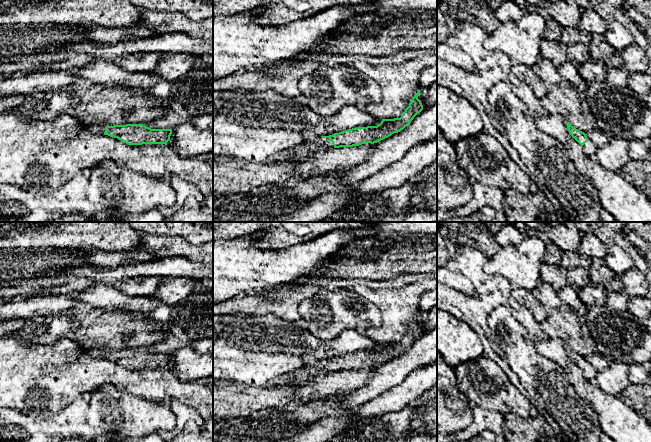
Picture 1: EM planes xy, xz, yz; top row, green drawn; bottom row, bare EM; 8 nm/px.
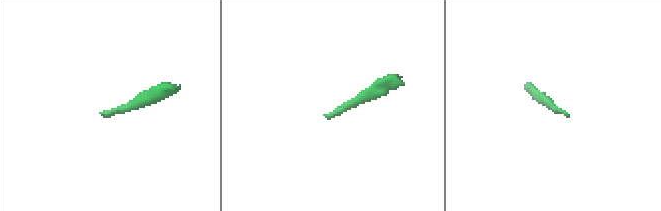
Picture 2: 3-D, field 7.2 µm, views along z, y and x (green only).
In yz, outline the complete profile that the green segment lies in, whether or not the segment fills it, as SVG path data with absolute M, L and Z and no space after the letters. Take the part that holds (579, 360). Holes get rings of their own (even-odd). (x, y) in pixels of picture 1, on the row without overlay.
M568 346L566 347L566 349L570 359L582 370L588 382L594 386L597 386L597 371L587 362L584 356L576 353Z

